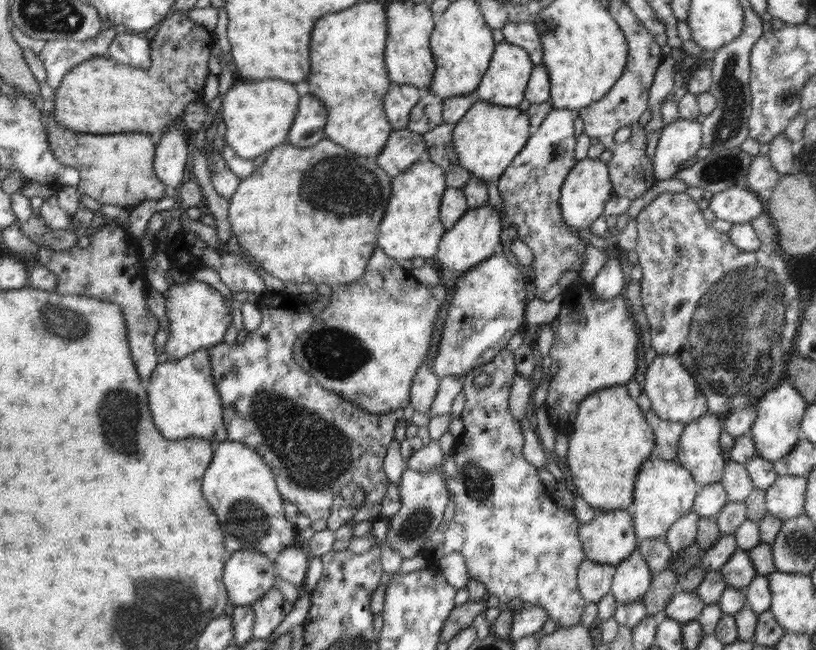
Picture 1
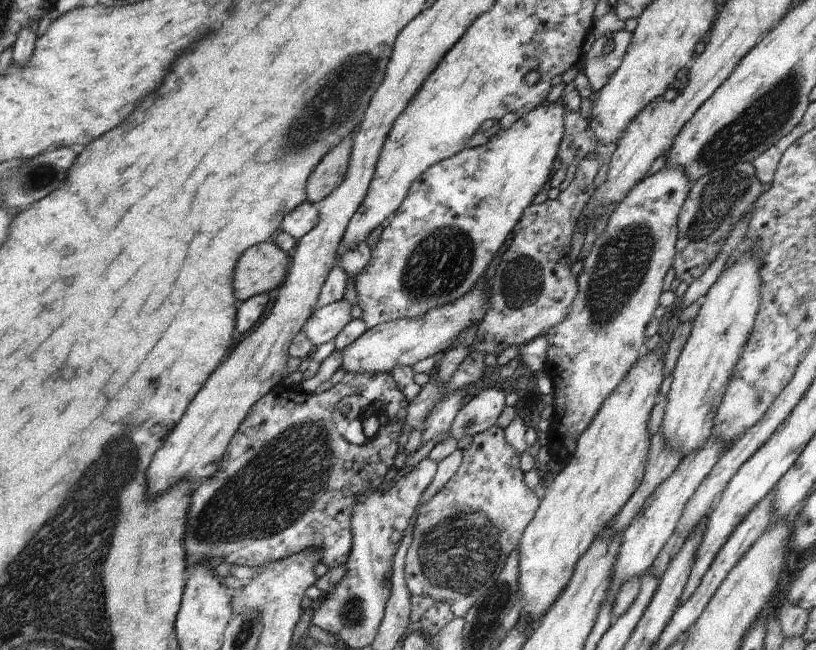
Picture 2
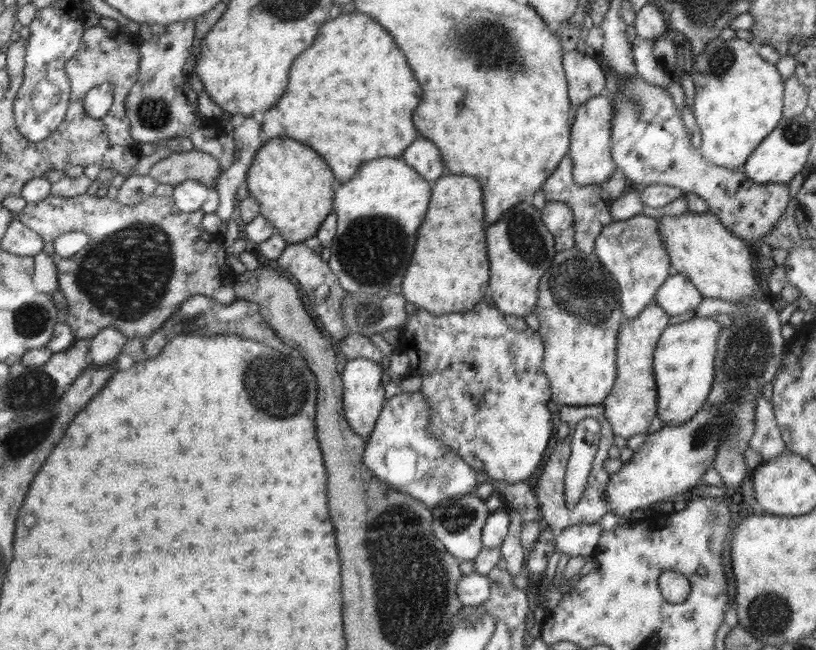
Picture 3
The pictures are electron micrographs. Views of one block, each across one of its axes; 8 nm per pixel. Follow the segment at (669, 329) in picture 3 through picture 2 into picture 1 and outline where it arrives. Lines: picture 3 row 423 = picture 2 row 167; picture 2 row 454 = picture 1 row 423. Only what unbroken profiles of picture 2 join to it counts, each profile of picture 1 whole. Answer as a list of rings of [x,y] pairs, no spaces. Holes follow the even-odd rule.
[[[588,284],[586,290],[578,290],[578,296],[564,294],[561,297],[558,329],[549,350],[549,357],[559,367],[551,378],[545,407],[552,426],[570,436],[575,414],[585,396],[603,388],[626,386],[634,378],[639,331],[631,316],[630,306],[620,296],[601,301],[593,291],[592,284]]]

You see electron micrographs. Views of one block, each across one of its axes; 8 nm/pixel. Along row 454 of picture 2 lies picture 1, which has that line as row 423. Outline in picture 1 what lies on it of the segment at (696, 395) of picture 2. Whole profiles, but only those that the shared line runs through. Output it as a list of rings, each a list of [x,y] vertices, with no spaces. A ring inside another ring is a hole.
[[[659,354],[648,366],[644,387],[641,390],[648,396],[651,409],[659,417],[685,425],[708,412],[707,398],[702,394],[702,389],[699,389],[698,385],[688,369],[682,366],[676,358],[668,356],[668,354]]]

